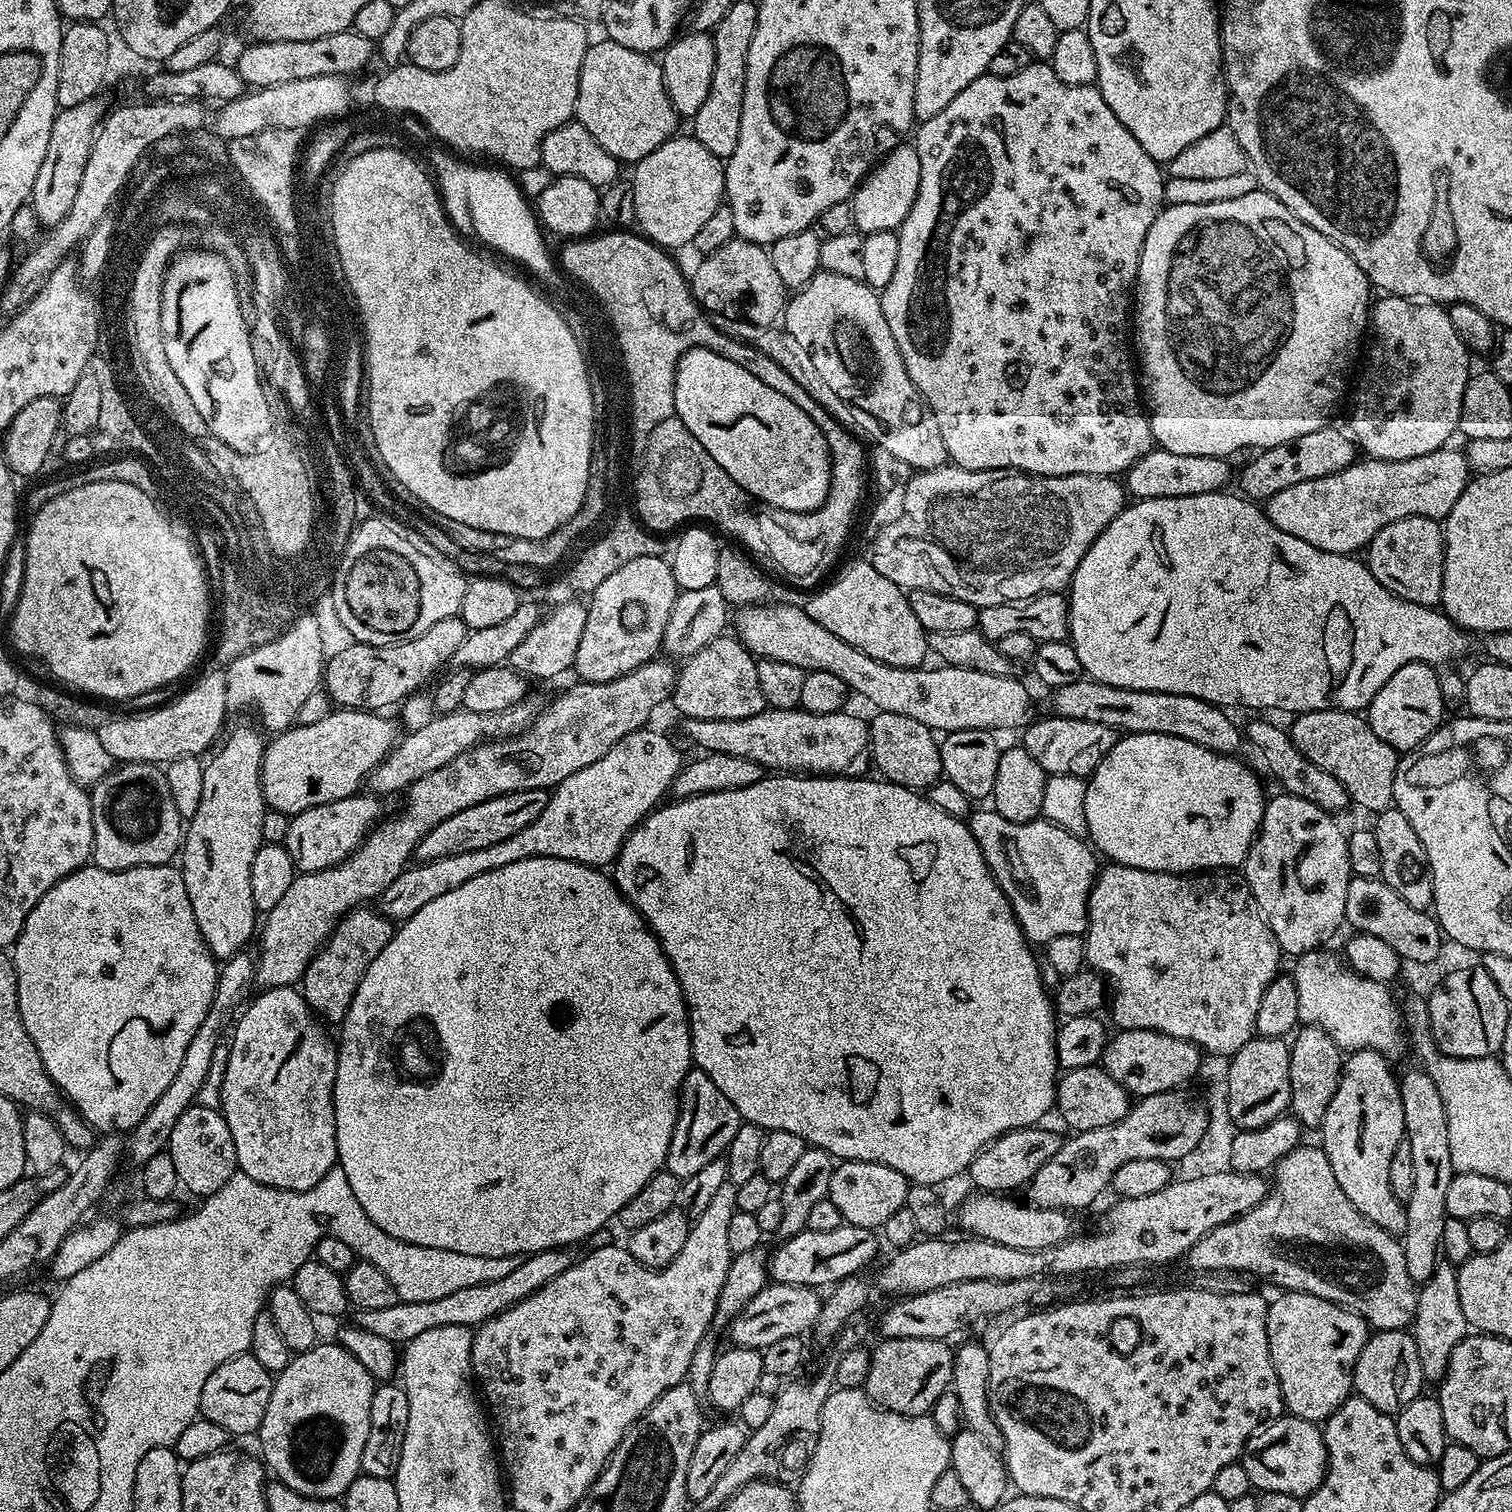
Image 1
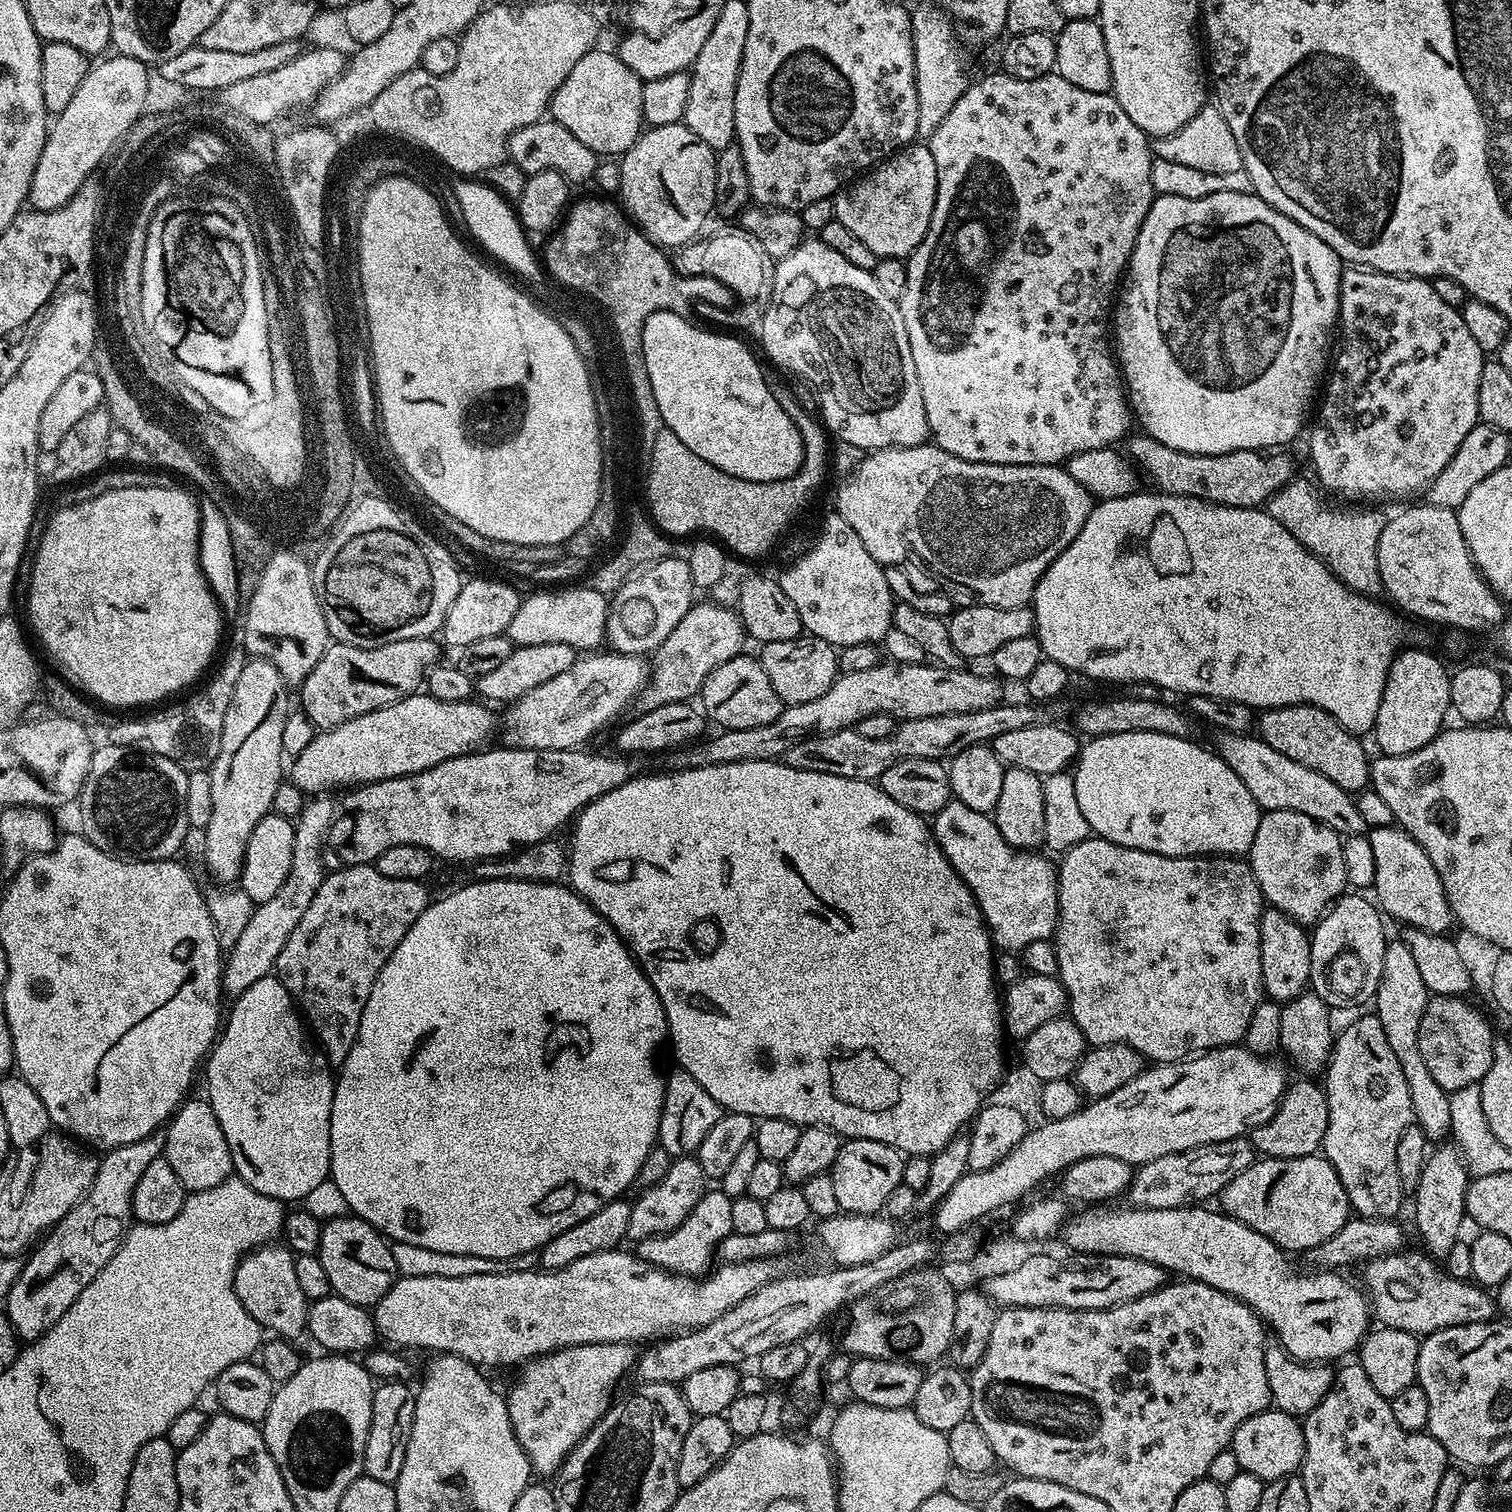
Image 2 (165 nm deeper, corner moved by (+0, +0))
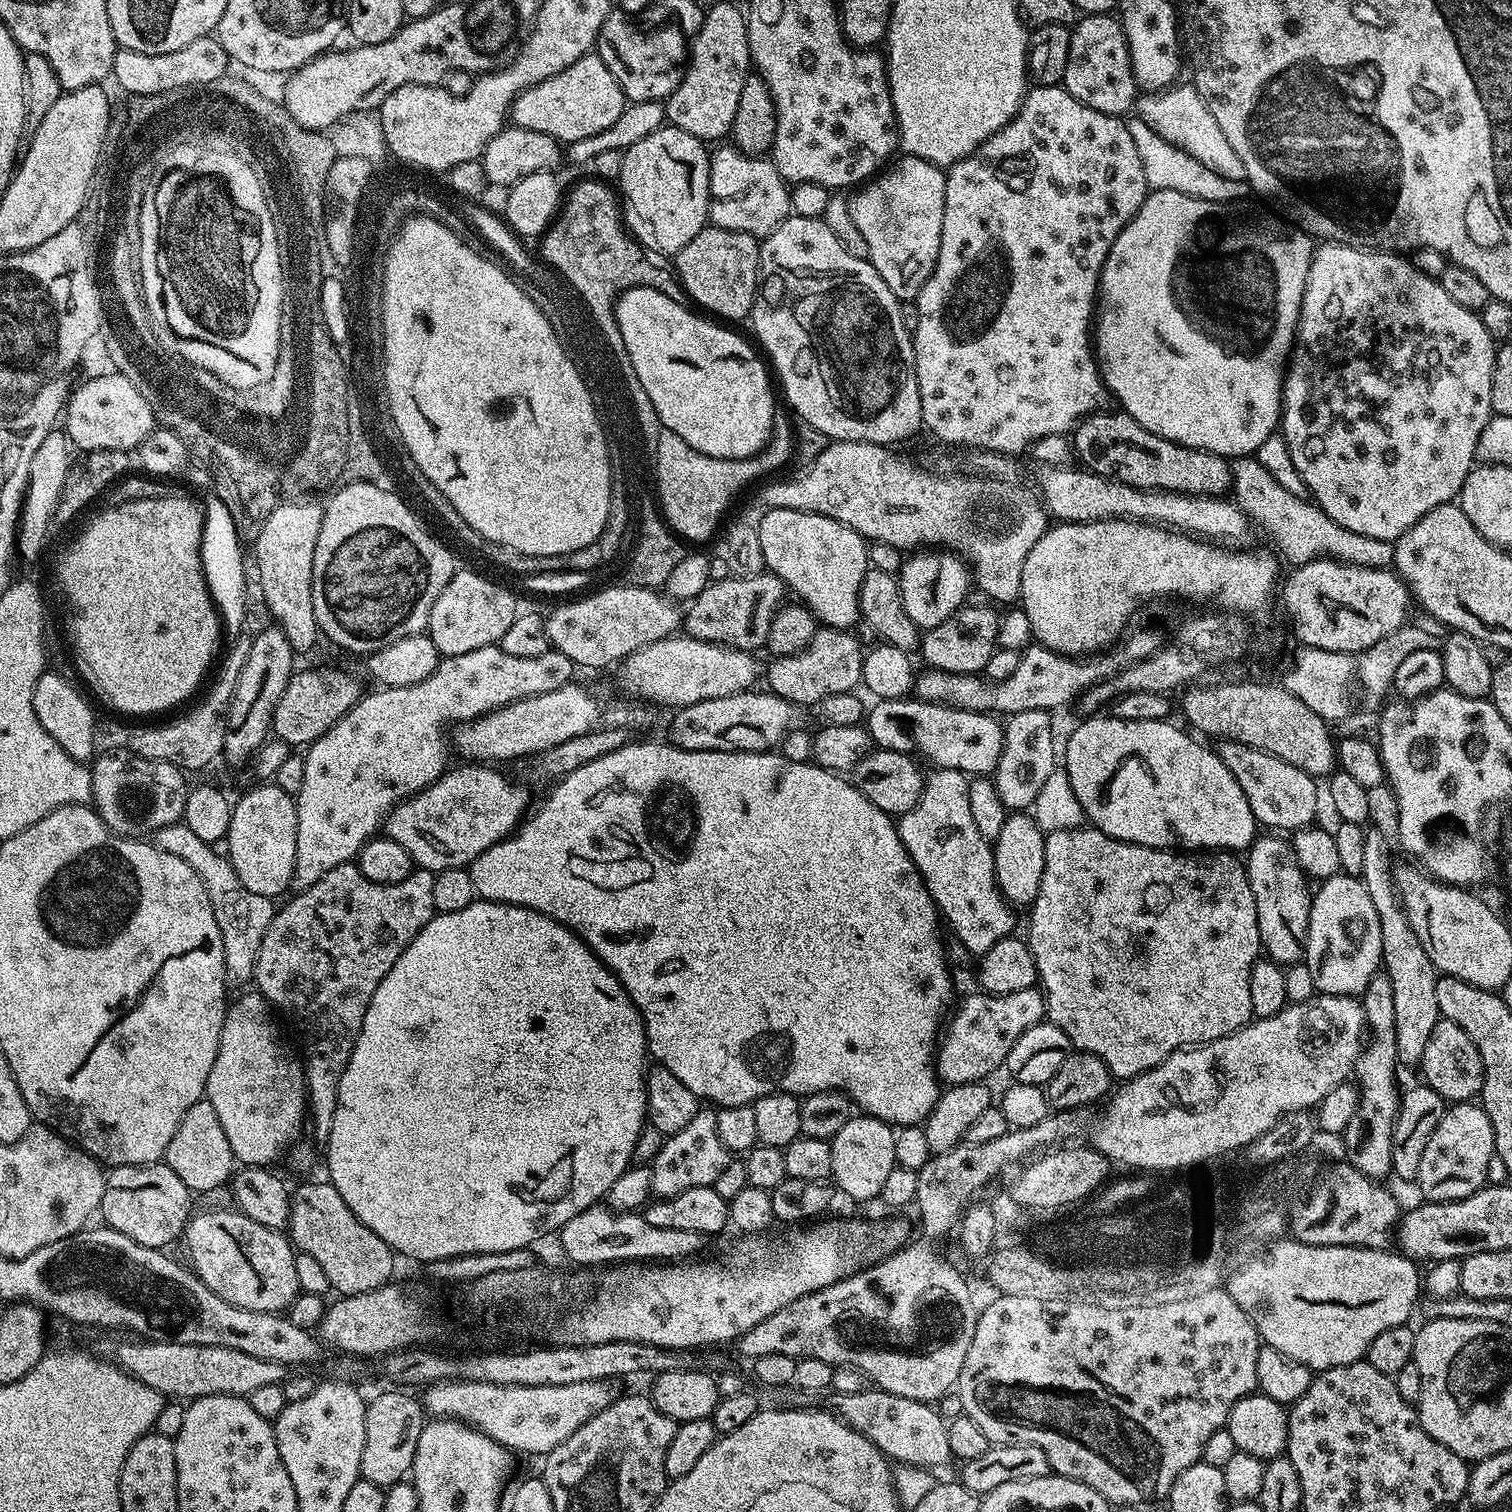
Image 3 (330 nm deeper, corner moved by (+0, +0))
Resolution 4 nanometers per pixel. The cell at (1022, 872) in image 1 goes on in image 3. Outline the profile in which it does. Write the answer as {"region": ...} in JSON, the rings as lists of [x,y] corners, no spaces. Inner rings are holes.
{"region":[[[936,768],[932,773],[929,771],[918,802],[899,817],[898,827],[900,840],[906,846],[914,866],[920,871],[924,885],[928,887],[928,893],[947,927],[948,924],[952,927],[953,934],[964,943],[966,951],[973,952],[973,957],[979,958],[986,950],[990,950],[990,946],[994,946],[994,942],[1013,935],[1017,930],[1013,905],[1000,895],[1000,888],[996,885],[993,845],[982,838],[982,834],[978,834],[978,826],[974,826],[974,818],[970,814],[968,782],[969,777],[965,773],[953,768]]]}

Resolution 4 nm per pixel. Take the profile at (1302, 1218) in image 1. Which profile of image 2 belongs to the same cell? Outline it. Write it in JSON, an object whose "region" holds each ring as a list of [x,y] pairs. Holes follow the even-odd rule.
{"region":[[[1423,1251],[1391,1252],[1363,1265],[1362,1287],[1370,1301],[1370,1312],[1381,1325],[1413,1332],[1423,1338],[1450,1326],[1486,1324],[1498,1316],[1498,1304],[1489,1289],[1467,1280],[1456,1280]]]}

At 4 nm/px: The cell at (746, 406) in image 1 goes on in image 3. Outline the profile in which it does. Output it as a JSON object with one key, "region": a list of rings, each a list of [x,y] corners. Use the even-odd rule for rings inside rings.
{"region":[[[628,288],[617,296],[614,307],[618,330],[633,363],[634,373],[650,396],[661,425],[678,434],[682,442],[714,458],[741,460],[754,456],[764,449],[772,436],[774,407],[772,384],[768,381],[769,369],[763,359],[760,361],[756,357],[757,349],[752,349],[738,333],[723,328],[728,326],[715,319],[695,316],[691,307],[683,308],[682,305],[680,300],[662,294],[657,288]]]}

